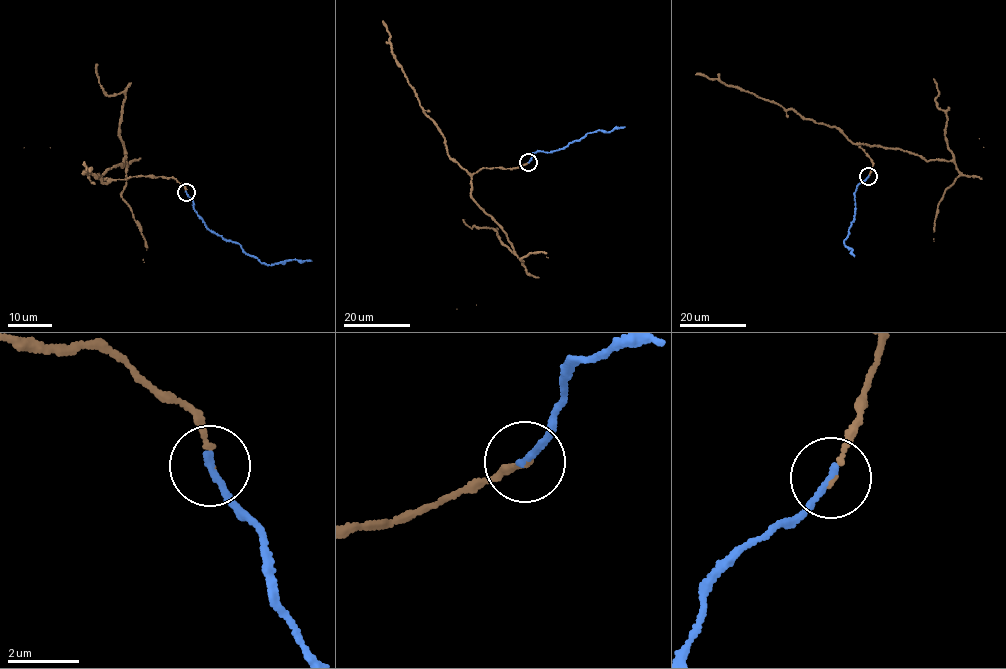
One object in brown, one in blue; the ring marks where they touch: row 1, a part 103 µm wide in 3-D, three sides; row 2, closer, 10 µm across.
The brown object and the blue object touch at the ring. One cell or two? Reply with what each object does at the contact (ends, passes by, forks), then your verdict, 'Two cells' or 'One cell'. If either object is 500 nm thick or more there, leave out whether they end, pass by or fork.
At the ring brown ends. At the ring blue ends. One cell

